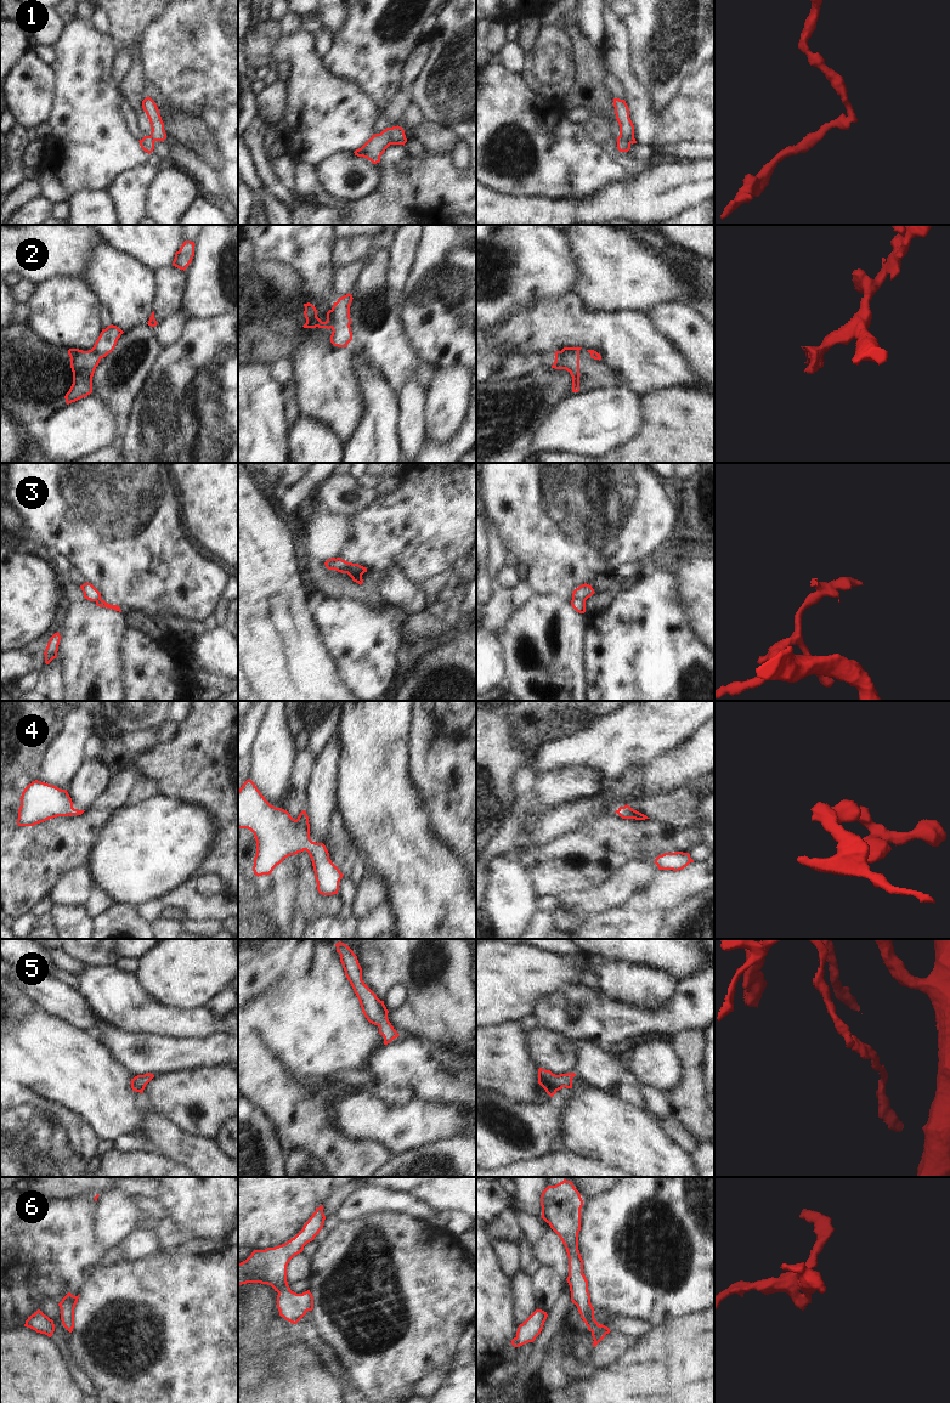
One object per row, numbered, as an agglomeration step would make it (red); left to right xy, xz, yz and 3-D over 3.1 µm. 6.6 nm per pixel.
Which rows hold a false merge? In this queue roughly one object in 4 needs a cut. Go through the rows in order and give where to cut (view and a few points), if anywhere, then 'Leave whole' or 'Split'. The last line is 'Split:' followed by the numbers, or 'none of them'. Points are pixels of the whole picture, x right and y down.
1: Split along xz (391, 128), (390, 143). Split
2: Split along xz (329, 310), (332, 327). Split
3: Split along xz (337, 570), (350, 569), (361, 575). Split
4: No split. Leave whole
5: No split. Leave whole
6: No split. Leave whole
Split: 1, 2, 3.

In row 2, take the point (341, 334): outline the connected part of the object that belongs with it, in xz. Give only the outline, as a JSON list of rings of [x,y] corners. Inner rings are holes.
[[[349,293],[338,299],[334,302],[332,312],[332,335],[330,343],[338,347],[347,347],[347,344],[352,340],[350,305],[352,295]]]

